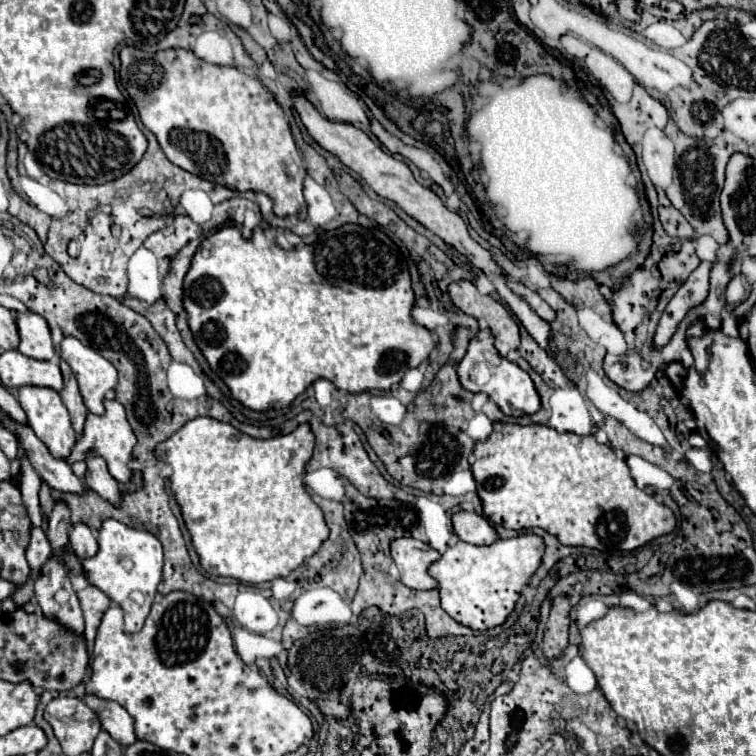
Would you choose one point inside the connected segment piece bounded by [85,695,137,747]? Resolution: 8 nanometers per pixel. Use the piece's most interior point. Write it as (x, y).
(116, 721)

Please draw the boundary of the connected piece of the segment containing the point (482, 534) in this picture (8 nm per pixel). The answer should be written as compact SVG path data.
M459 511L451 519L453 519L453 529L461 541L467 541L473 545L491 545L499 539L489 519L483 515L477 515L475 511Z

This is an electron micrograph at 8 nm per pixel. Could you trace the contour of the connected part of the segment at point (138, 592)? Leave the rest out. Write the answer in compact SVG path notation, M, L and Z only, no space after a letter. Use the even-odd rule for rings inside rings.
M107 519L99 529L99 553L83 561L87 581L99 587L111 601L115 601L125 611L125 631L135 633L143 627L151 605L157 595L163 571L163 547L155 535L149 531L137 531L127 527L121 521ZM125 561L131 561L131 567L125 567Z

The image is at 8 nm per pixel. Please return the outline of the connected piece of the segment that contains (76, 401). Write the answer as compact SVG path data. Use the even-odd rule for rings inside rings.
M61 359L59 361L59 367L61 367L61 373L63 373L63 379L65 379L65 387L61 391L61 399L65 403L65 407L69 409L71 413L71 423L73 423L73 429L75 433L81 433L83 431L83 425L85 425L85 417L87 417L87 407L81 399L81 393L79 393L79 385L77 385L77 379L71 371L71 367Z

